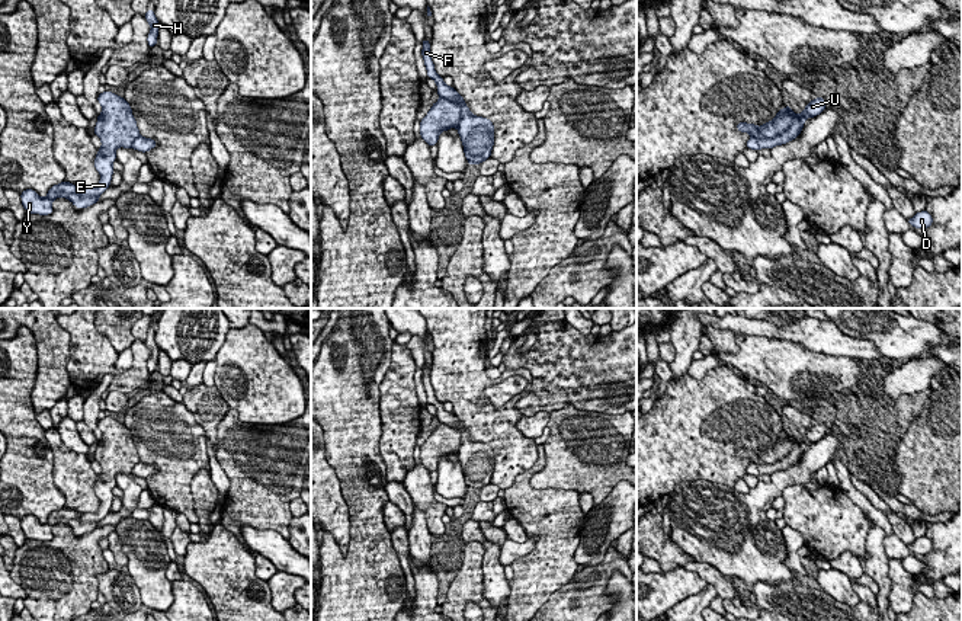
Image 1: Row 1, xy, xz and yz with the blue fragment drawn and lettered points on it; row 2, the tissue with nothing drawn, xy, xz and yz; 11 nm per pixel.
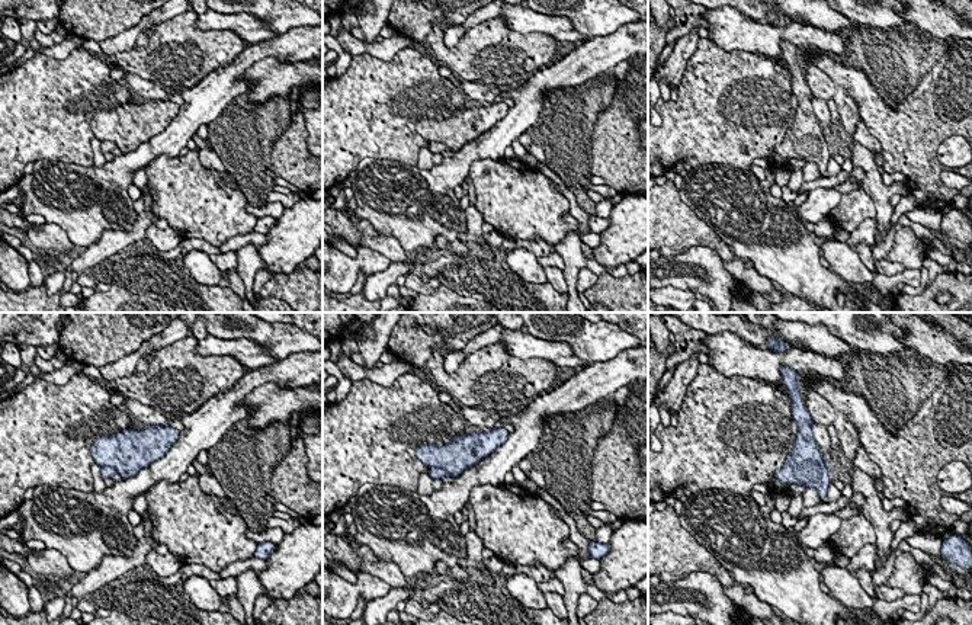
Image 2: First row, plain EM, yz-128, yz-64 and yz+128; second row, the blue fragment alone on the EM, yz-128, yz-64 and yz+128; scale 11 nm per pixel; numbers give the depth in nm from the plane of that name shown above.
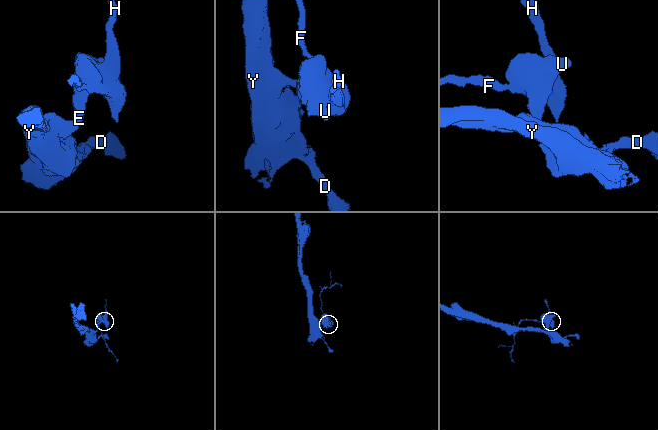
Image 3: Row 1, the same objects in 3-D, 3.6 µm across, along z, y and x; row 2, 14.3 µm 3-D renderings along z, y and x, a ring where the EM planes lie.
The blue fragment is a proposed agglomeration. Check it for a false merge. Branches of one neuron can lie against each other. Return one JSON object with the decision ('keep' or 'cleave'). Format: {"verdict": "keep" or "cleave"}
{"verdict": "cleave"}

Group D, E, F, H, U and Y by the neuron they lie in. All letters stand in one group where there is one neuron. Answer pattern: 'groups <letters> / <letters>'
groups D E U Y / F H

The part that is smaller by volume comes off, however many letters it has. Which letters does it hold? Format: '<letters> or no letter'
F, H

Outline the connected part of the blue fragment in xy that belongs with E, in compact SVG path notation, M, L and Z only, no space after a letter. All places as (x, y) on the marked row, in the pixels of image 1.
M106 90L99 93L97 102L102 105L102 113L97 115L93 134L102 141L94 159L94 167L100 175L99 185L80 189L64 180L51 186L45 198L41 198L33 189L25 189L20 192L20 198L26 212L49 215L52 214L52 201L57 198L65 198L74 207L84 209L99 202L99 196L110 186L116 150L119 147L131 148L132 141L140 135L140 129L132 109L124 97Z

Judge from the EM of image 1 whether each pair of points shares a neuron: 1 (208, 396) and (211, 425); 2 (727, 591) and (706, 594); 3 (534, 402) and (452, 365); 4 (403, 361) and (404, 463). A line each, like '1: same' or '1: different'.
1: same
2: different
3: different
4: same

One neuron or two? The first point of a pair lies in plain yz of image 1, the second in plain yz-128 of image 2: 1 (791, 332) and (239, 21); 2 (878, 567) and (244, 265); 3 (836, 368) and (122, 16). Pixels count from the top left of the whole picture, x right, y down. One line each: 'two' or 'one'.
1: one
2: one
3: two

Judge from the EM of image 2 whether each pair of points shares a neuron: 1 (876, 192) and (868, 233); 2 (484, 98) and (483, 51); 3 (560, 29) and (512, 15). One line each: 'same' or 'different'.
1: different
2: different
3: same

